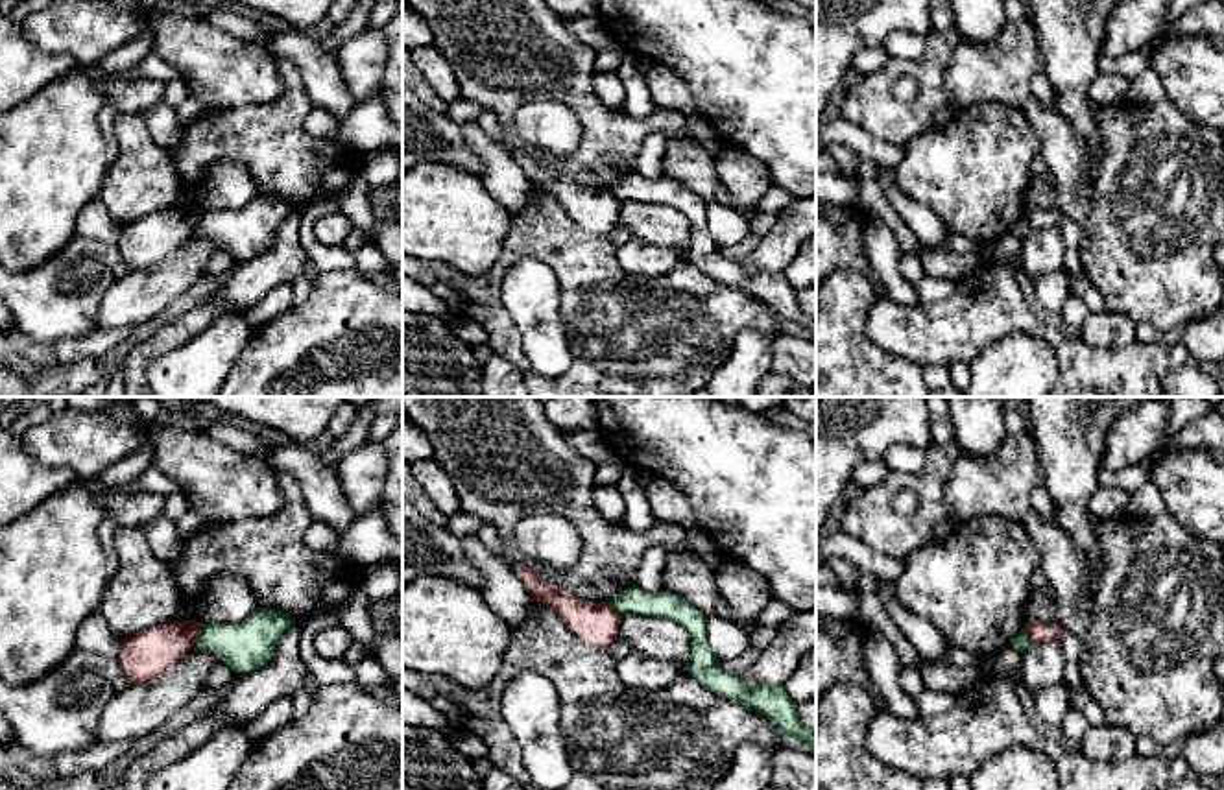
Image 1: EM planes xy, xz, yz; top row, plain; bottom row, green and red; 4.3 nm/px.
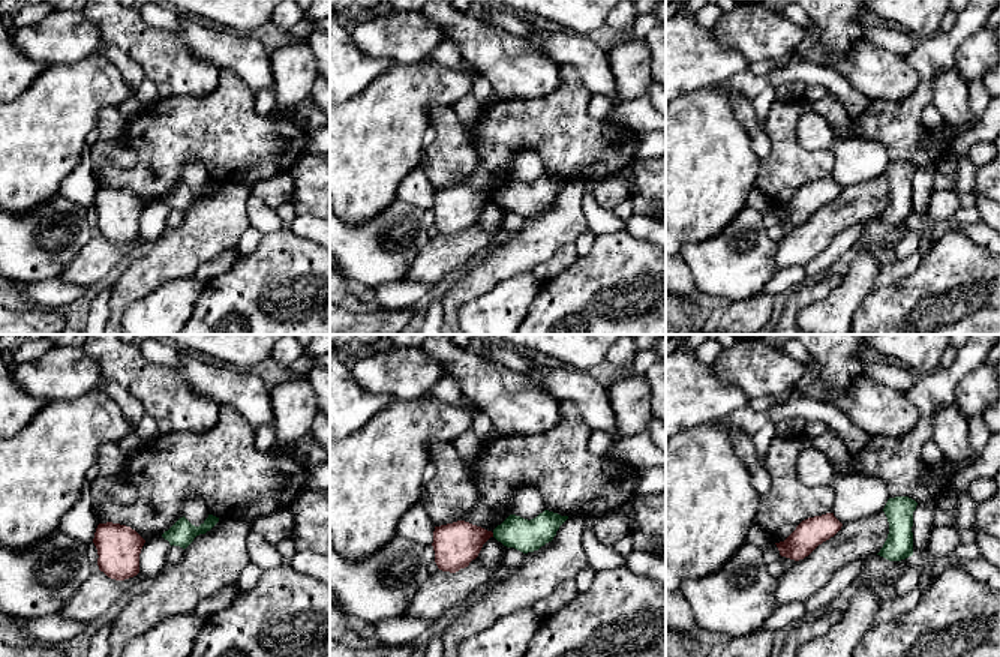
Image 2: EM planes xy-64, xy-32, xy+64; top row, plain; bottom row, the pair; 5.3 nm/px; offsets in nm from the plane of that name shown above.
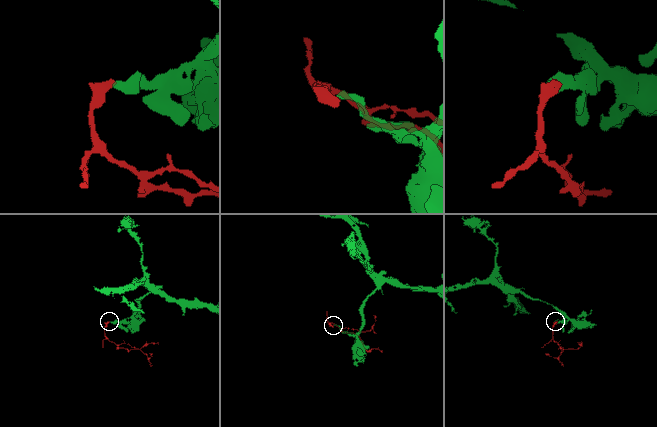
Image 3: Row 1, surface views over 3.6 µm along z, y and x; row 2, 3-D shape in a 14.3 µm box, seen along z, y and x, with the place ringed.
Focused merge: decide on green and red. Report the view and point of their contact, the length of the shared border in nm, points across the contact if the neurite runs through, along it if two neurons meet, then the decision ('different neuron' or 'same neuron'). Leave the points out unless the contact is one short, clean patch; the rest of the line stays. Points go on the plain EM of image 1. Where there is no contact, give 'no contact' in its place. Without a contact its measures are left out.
contact xy (198, 222); length 100 nm; border xy (202, 211), (192, 231); different neuron

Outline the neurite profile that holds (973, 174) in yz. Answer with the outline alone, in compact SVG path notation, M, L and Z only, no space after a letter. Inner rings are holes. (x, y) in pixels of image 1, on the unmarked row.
M982 102L958 109L942 129L912 137L894 175L899 190L927 205L949 231L991 245L1028 209L1032 164L1039 151L1039 137L1019 107Z

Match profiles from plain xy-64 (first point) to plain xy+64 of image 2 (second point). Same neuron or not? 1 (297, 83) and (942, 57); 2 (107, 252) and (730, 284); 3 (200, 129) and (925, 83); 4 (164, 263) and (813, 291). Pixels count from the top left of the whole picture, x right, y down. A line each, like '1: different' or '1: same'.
1: different
2: different
3: same
4: same

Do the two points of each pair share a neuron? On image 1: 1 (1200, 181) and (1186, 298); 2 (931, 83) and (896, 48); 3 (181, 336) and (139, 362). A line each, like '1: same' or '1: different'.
1: same
2: different
3: same

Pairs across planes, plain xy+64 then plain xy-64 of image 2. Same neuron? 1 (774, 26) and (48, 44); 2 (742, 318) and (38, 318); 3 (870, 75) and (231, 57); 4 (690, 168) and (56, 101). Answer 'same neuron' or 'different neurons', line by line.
1: same neuron
2: same neuron
3: different neurons
4: same neuron

